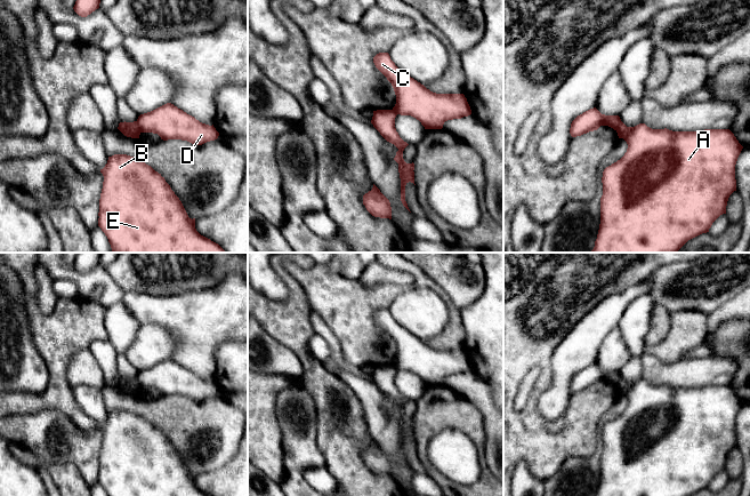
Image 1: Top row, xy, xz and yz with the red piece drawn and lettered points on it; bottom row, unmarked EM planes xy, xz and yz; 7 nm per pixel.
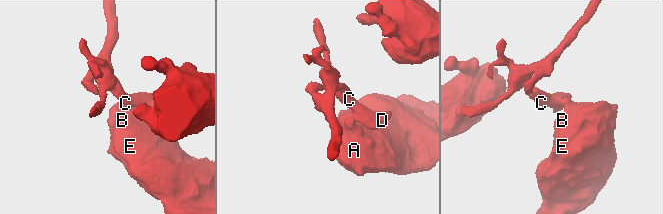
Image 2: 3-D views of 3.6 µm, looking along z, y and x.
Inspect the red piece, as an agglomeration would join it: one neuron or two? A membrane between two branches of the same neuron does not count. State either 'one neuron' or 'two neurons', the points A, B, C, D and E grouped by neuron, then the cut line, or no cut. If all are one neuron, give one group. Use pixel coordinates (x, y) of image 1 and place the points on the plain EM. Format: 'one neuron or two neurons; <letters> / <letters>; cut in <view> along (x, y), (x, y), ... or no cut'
two neurons; A B E / C D; cut in xy along (135, 377), (142, 388)

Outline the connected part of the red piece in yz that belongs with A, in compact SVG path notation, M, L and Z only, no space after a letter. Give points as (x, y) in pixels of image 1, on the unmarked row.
M623 378L619 382L619 394L623 394L628 405L624 411L606 423L603 427L603 451L600 454L600 480L596 496L691 496L702 489L709 488L712 479L723 470L729 451L736 447L735 421L743 405L729 385L704 385L699 387L672 387L664 385L652 385L645 379L627 383Z

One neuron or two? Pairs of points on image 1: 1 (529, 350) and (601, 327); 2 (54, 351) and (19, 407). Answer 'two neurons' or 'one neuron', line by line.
1: two neurons
2: one neuron

